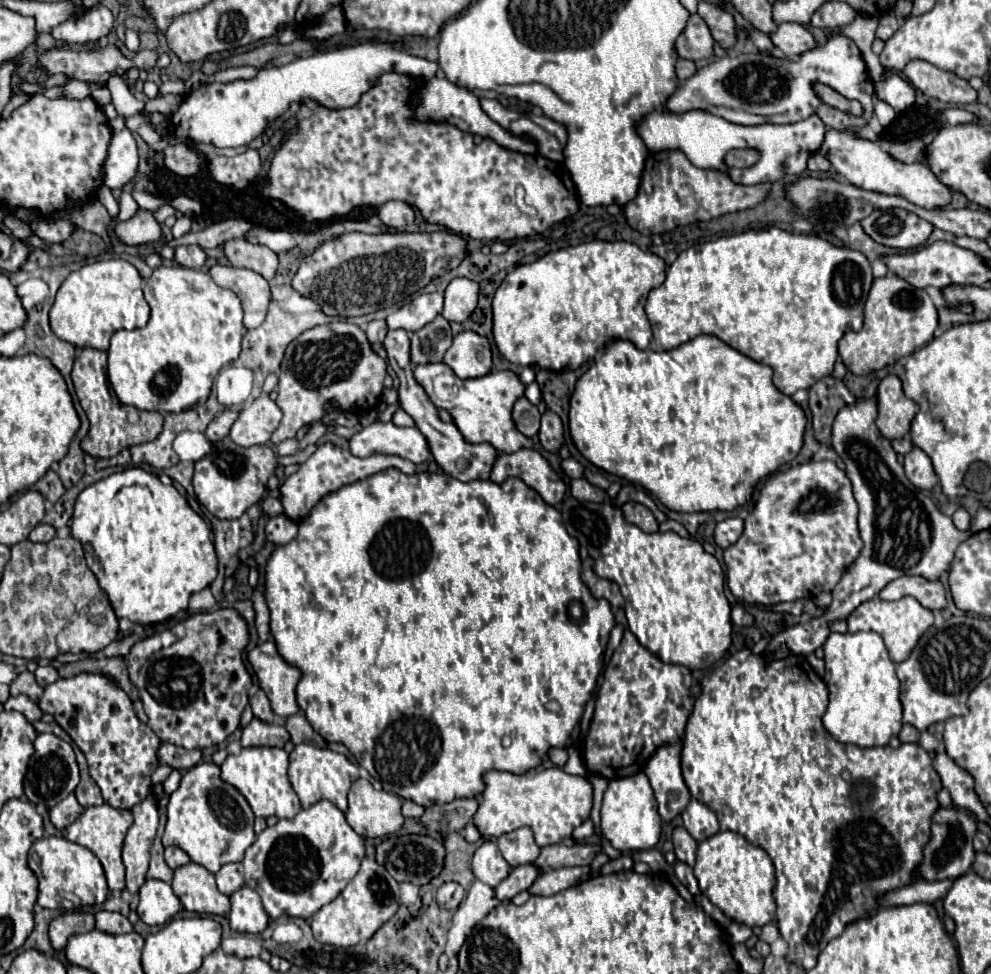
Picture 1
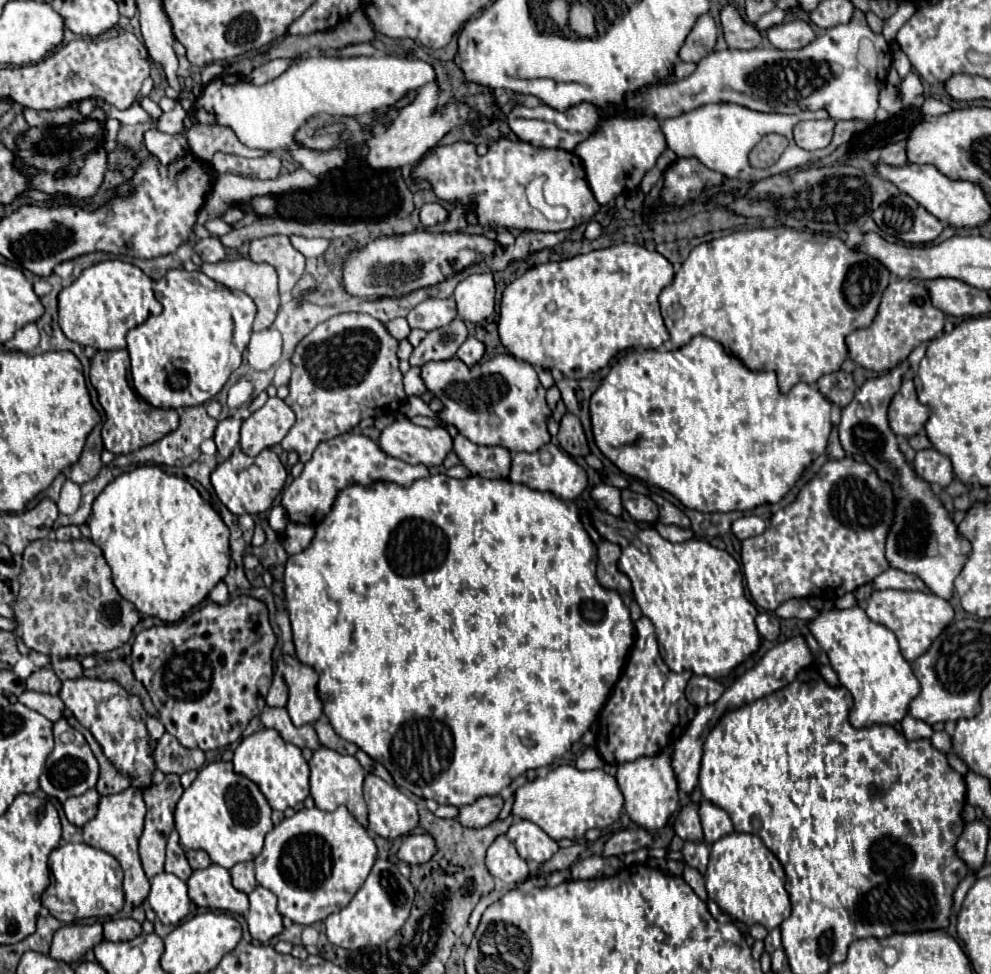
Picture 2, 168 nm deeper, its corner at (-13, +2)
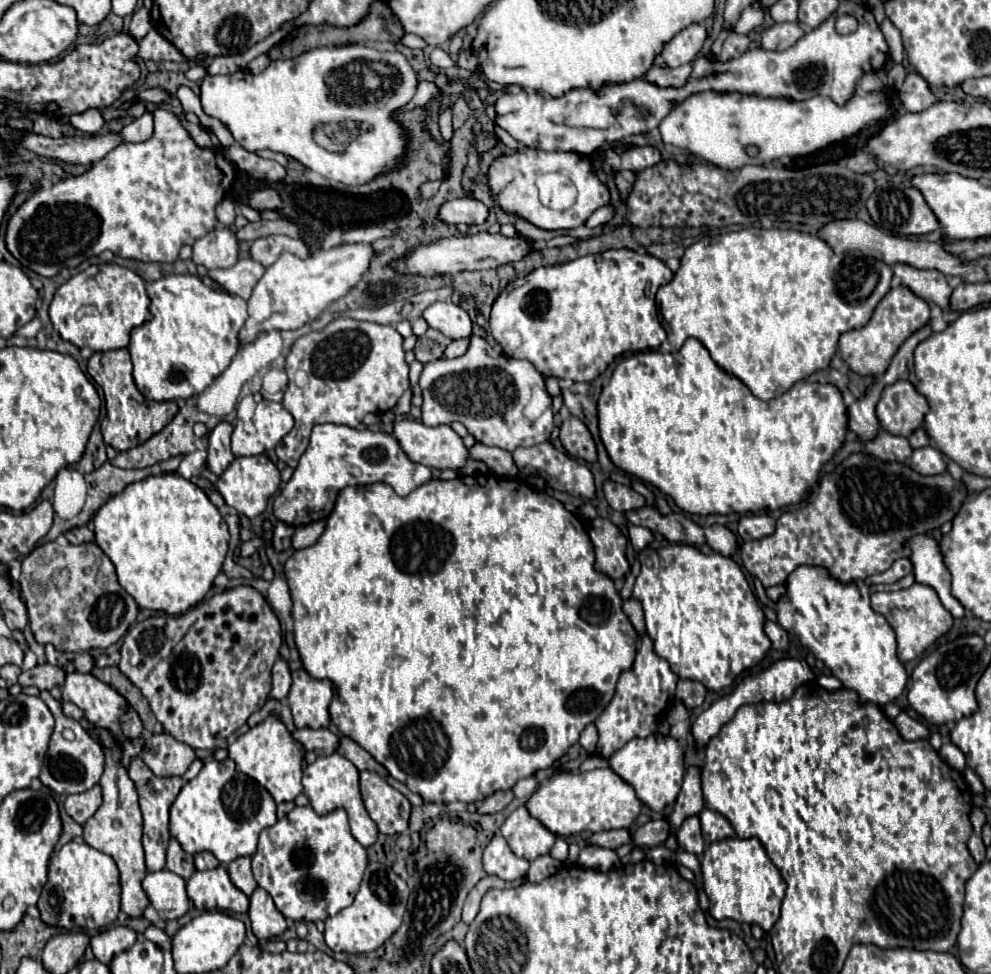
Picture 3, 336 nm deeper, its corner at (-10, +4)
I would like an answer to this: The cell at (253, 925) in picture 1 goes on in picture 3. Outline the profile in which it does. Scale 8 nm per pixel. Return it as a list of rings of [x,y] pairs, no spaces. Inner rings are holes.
[[[257,888],[251,894],[247,914],[251,918],[251,930],[259,940],[281,936],[287,930],[283,914],[275,908],[273,898],[263,888]]]

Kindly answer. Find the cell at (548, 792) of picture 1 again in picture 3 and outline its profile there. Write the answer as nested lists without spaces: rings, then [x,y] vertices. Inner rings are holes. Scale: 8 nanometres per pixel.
[[[611,768],[589,770],[587,774],[559,772],[541,782],[537,792],[525,804],[529,814],[537,818],[549,832],[557,836],[577,836],[585,830],[601,832],[613,828],[629,828],[641,810],[633,788],[625,784]]]

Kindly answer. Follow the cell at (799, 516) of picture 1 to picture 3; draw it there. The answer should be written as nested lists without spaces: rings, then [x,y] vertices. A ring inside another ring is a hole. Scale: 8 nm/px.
[[[851,454],[843,460],[833,472],[821,478],[817,494],[813,500],[791,512],[783,512],[777,520],[777,528],[771,536],[743,542],[741,546],[741,560],[745,570],[759,578],[763,588],[771,588],[775,584],[787,582],[789,574],[799,566],[819,566],[829,572],[829,576],[841,584],[849,584],[855,580],[865,580],[871,574],[885,572],[897,558],[909,556],[909,548],[905,540],[913,534],[931,532],[945,522],[953,520],[957,508],[961,508],[965,500],[967,488],[961,480],[953,480],[949,472],[941,476],[921,476],[913,472],[903,462],[885,462],[865,454]]]

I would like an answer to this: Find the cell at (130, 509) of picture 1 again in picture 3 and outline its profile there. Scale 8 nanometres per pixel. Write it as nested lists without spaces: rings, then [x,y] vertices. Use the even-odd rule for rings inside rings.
[[[177,474],[147,476],[139,482],[127,484],[97,510],[93,532],[95,544],[113,562],[121,588],[131,594],[141,608],[161,610],[171,616],[183,614],[203,600],[213,586],[215,576],[221,572],[229,544],[229,530],[219,510],[199,486]]]

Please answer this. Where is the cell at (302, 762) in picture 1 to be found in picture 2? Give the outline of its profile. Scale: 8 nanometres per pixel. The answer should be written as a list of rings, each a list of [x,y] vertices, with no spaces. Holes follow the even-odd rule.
[[[328,748],[316,750],[310,760],[310,796],[314,798],[316,808],[336,810],[338,806],[346,806],[350,810],[350,814],[364,828],[368,828],[368,808],[362,798],[364,776],[366,776],[366,770],[360,766],[360,762],[354,756],[342,756]]]

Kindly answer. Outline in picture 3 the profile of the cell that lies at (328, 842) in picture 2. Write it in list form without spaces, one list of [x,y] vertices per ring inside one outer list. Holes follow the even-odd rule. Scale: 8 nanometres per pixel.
[[[295,806],[275,826],[265,828],[259,834],[259,846],[253,858],[253,866],[255,866],[253,876],[257,884],[271,894],[277,910],[285,918],[297,922],[315,922],[315,920],[327,920],[329,916],[335,916],[339,910],[347,908],[353,902],[353,896],[357,894],[367,862],[369,862],[367,850],[361,842],[353,838],[347,812],[343,808],[319,816],[311,806]]]

